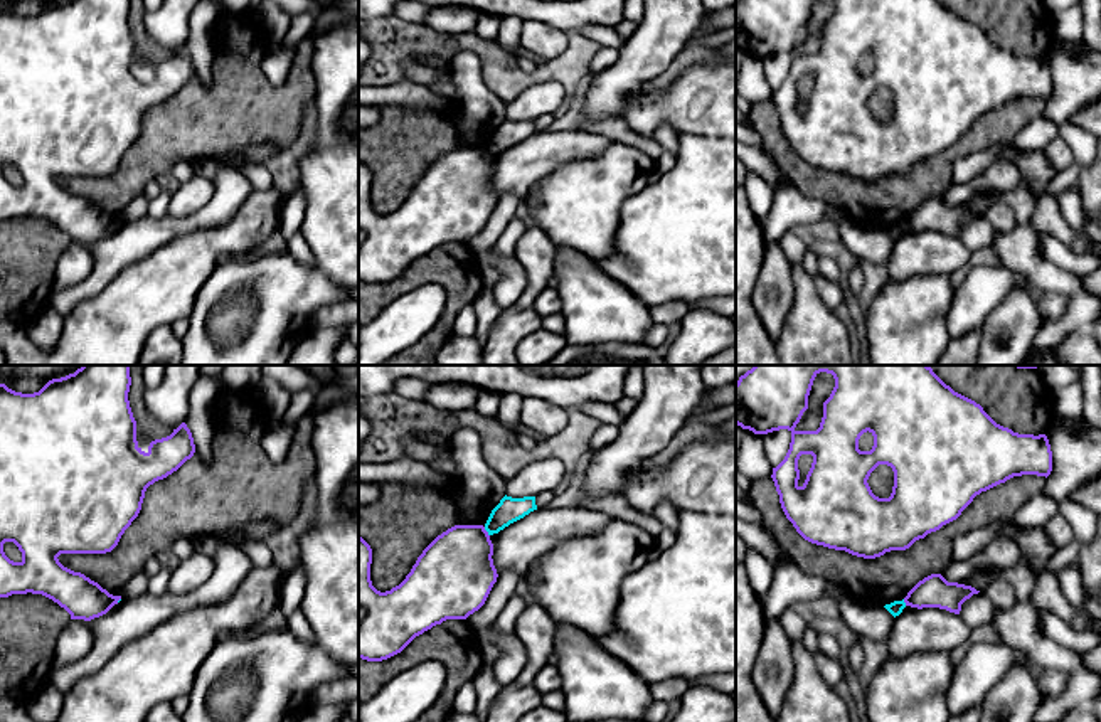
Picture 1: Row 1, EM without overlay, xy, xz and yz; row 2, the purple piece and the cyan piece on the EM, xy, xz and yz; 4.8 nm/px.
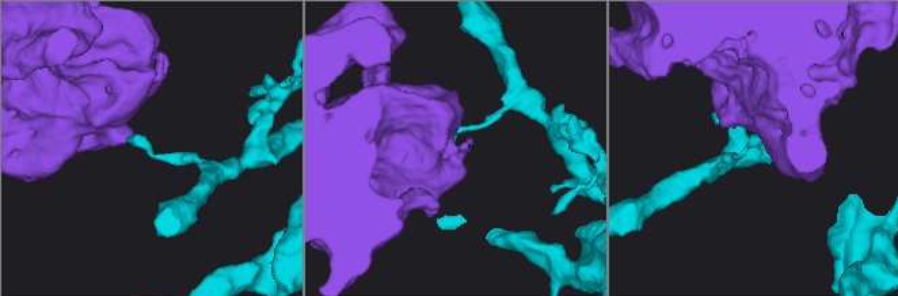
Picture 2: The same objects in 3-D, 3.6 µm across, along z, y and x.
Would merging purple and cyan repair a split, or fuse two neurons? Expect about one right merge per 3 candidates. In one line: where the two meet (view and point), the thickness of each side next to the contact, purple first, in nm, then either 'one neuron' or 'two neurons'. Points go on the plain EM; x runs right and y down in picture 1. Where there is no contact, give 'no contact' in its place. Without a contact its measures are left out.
contact xz (487, 155); calibres 380 and 120 nm; two neurons

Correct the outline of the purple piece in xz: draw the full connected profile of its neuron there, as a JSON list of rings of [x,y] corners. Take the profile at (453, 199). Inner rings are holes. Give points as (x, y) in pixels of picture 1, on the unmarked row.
[[[455,148],[423,173],[399,209],[380,215],[370,204],[372,172],[359,160],[359,281],[387,283],[433,249],[478,234],[498,200],[492,178],[493,167],[483,148]]]

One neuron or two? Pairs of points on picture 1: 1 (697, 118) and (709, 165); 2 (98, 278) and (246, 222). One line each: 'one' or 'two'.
1: two
2: two

